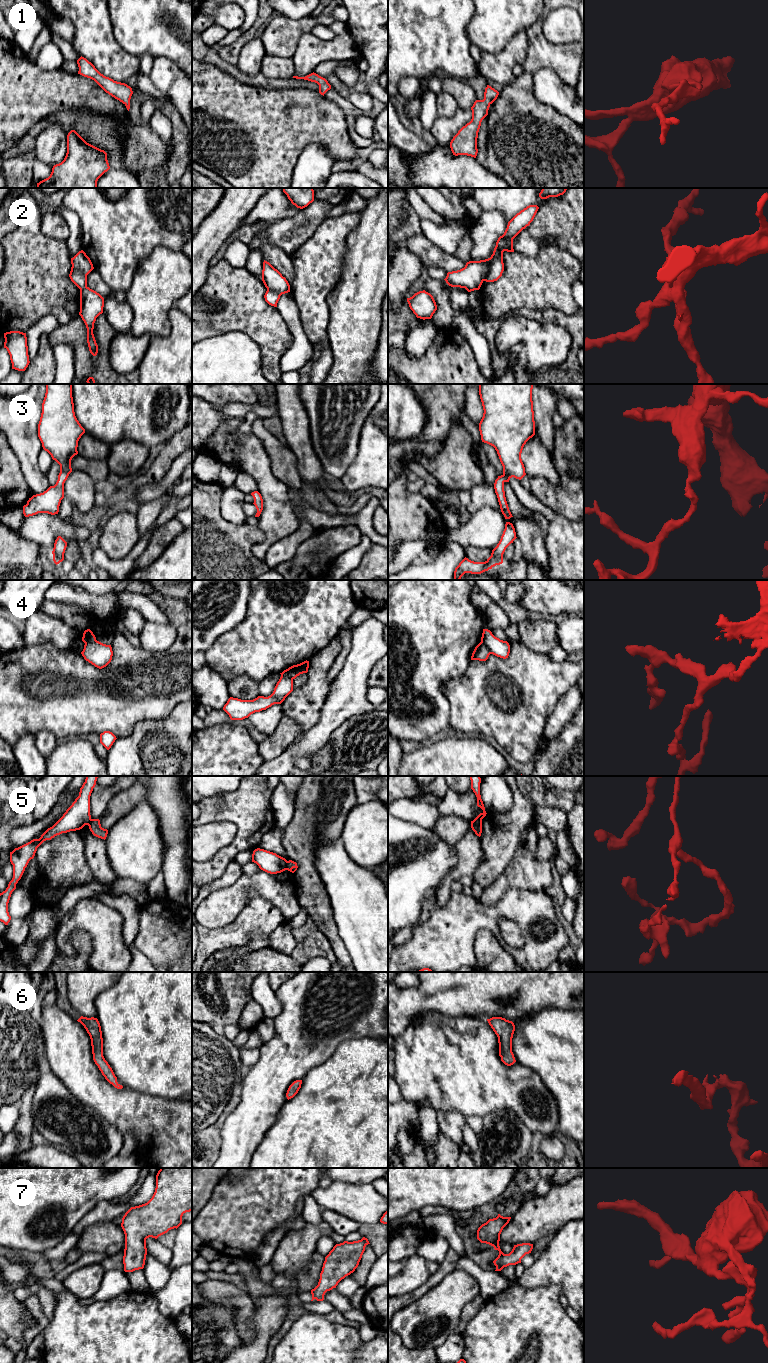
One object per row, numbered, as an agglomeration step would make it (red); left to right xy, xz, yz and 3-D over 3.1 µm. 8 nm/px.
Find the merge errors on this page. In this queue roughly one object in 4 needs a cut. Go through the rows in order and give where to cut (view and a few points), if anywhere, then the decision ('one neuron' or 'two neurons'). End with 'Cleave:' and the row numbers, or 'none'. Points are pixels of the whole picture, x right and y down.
1: no cut | one neuron
2: yz (491, 257), (489, 271), (482, 280) | two neurons
3: no cut | one neuron
4: yz (481, 641), (491, 653) | two neurons
5: xz (286, 861), (287, 869) | two neurons
6: no cut | one neuron
7: no cut | one neuron
Cleave: 2, 4, 5

